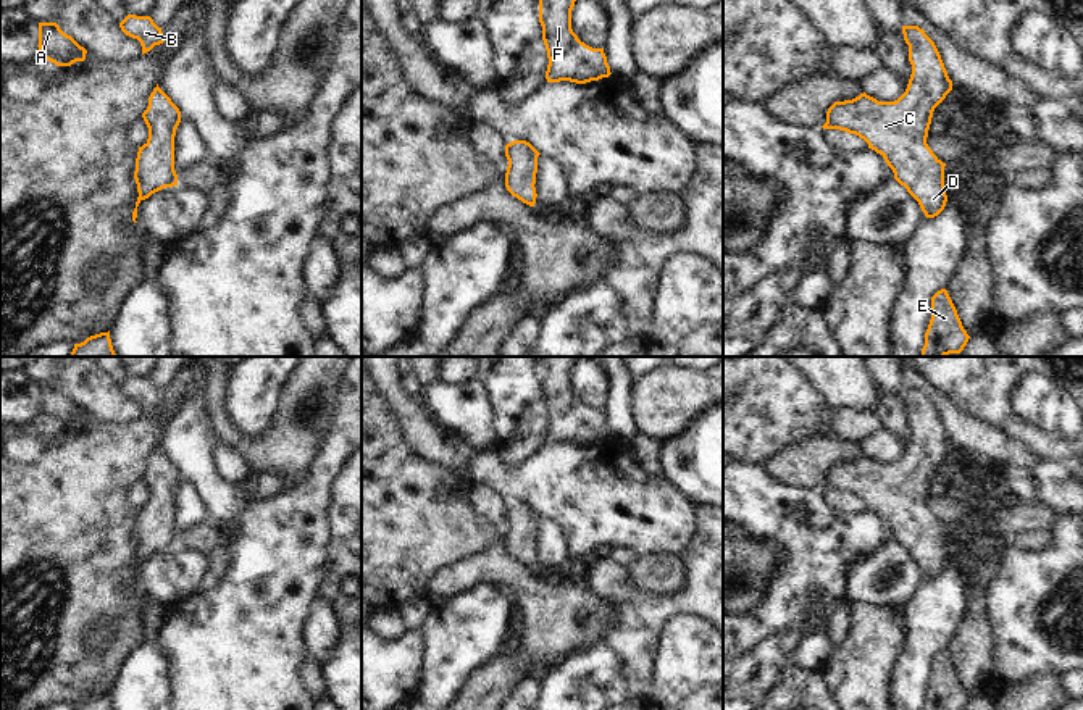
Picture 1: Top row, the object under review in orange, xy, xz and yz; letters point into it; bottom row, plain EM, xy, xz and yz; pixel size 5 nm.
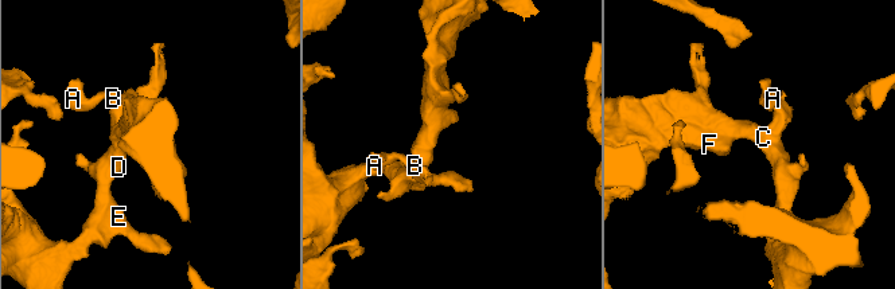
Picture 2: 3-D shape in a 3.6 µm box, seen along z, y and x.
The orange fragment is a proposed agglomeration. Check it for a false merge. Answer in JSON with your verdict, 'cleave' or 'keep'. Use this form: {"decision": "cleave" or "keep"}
{"decision": "keep"}

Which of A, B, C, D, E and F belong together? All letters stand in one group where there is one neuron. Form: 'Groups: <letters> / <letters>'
Groups: A B C D E F.

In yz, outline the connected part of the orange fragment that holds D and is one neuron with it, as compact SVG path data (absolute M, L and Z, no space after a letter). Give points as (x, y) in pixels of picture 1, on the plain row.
M902 387L909 407L912 436L905 453L894 463L878 463L865 453L852 462L834 463L826 473L823 491L839 491L855 495L880 515L894 534L894 541L918 563L926 579L938 578L947 563L944 552L944 528L926 505L935 470L952 452L941 416L935 403L918 387Z

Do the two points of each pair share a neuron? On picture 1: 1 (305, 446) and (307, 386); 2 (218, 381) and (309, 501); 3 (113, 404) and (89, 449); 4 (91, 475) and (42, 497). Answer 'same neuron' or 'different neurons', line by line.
1: same neuron
2: different neurons
3: different neurons
4: same neuron

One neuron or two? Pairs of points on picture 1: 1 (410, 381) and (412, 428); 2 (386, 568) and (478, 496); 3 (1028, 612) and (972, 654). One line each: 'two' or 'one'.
1: two
2: two
3: two

